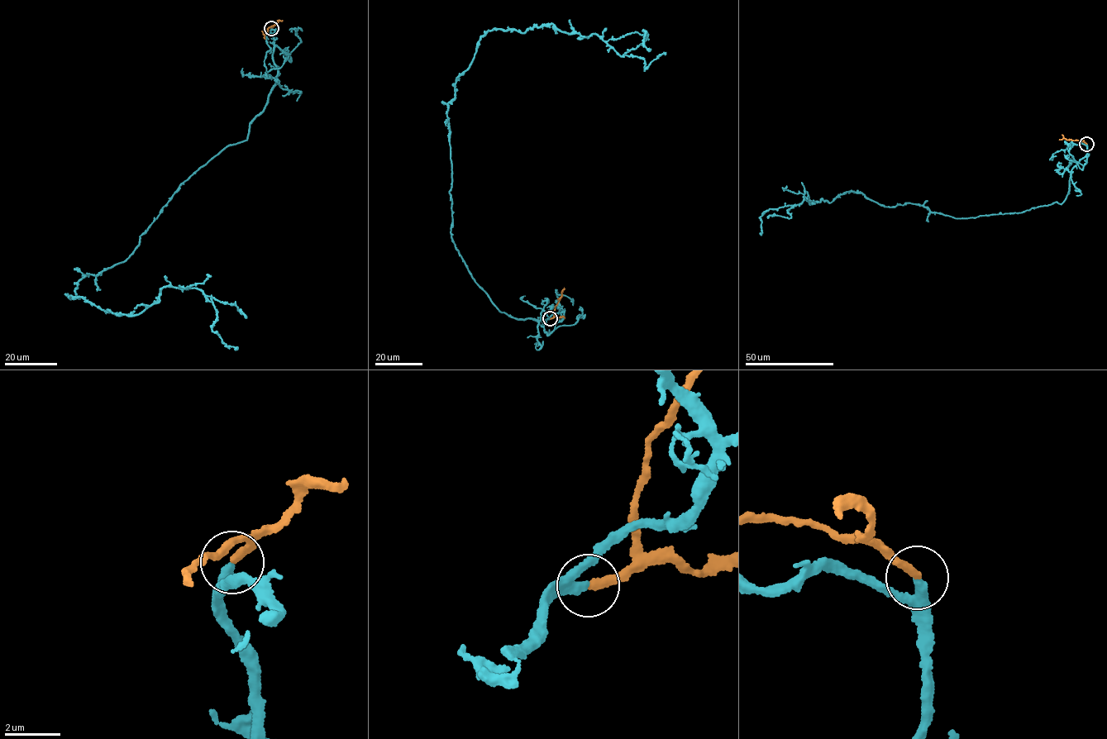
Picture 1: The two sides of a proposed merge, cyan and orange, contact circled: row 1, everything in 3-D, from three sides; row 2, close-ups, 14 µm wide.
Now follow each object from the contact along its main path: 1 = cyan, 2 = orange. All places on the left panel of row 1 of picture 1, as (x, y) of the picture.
1: (272, 28), (277, 83), (246, 139), (66, 296), (134, 316), (162, 288), (195, 288), (237, 350)
2: (272, 28), (273, 26), (266, 29), (264, 38)

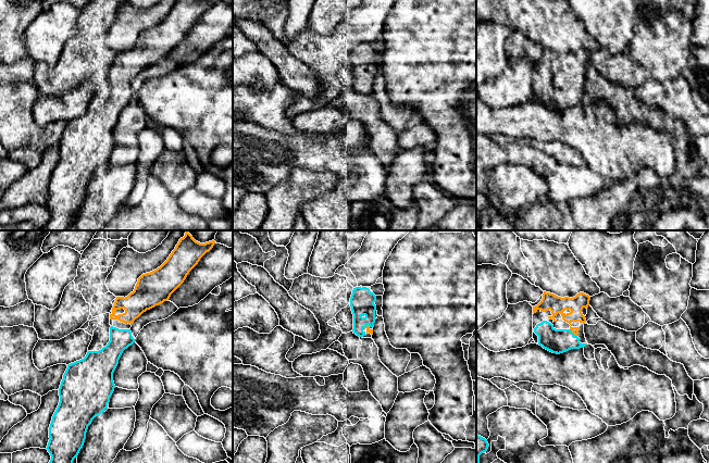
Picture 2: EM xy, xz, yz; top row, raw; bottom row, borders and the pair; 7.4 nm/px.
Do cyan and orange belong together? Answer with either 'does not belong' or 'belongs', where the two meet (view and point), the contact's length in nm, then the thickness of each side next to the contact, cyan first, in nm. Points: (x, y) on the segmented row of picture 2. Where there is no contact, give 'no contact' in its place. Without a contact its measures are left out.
belongs | yz (572, 333) | 80 nm | 180/50 nm

